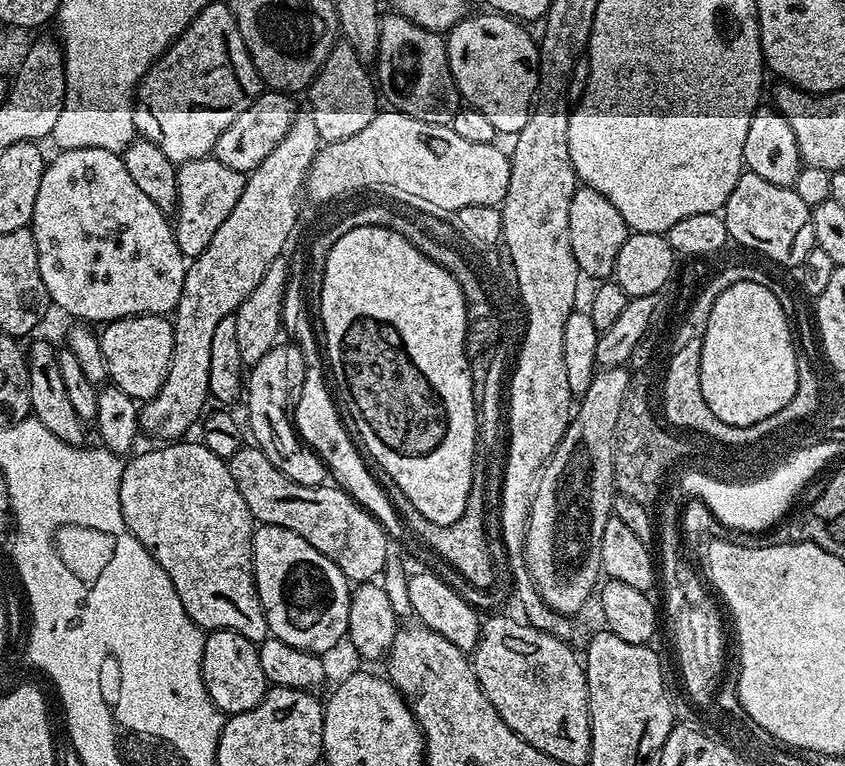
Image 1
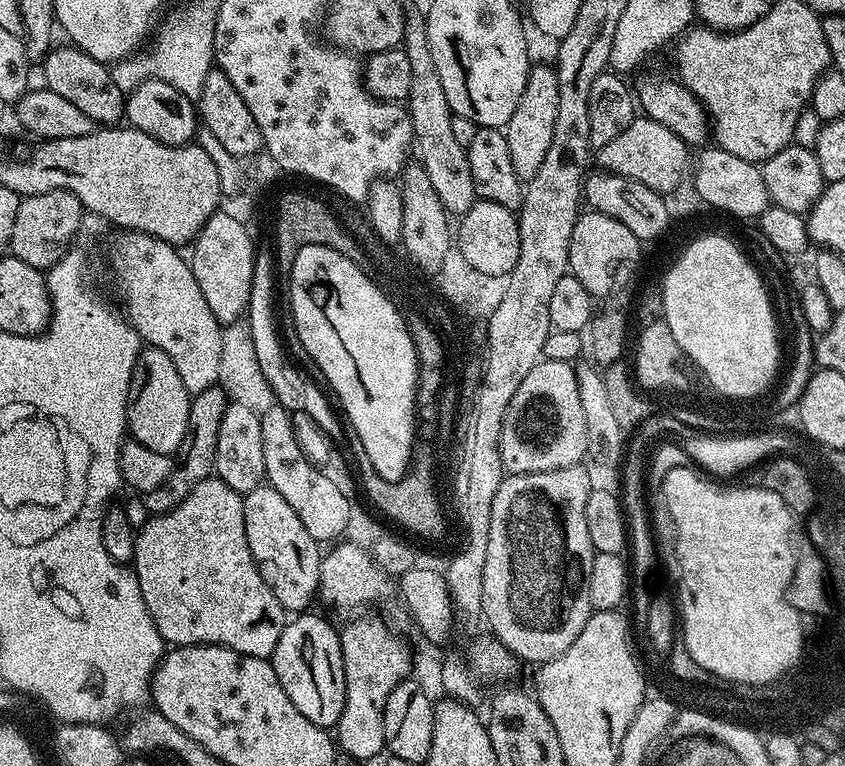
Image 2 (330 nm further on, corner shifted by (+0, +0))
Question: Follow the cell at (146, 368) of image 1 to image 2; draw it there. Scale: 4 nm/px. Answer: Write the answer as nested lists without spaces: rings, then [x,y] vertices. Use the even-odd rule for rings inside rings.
[[[141,347],[128,391],[127,431],[131,439],[146,446],[146,450],[155,450],[157,454],[172,456],[179,453],[191,405],[190,394],[182,377],[178,375],[174,362],[170,362],[170,358],[162,354],[162,350]]]

